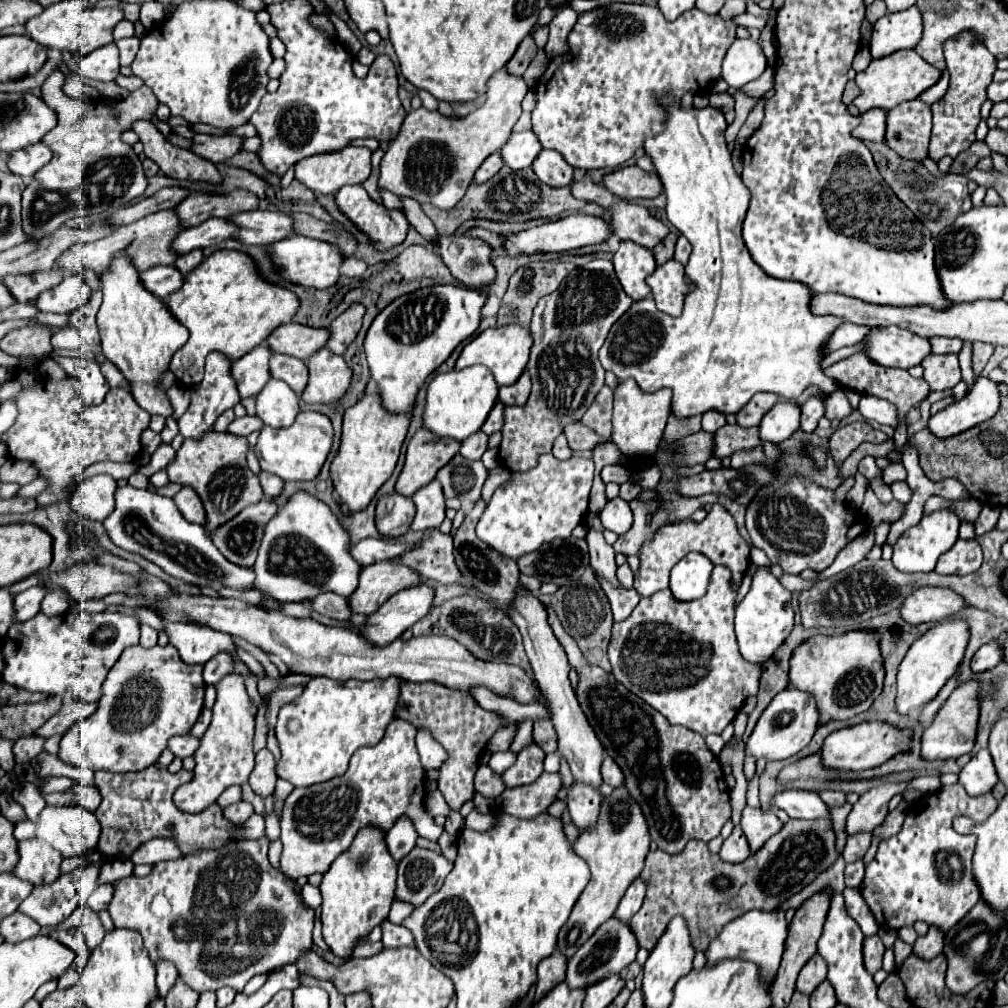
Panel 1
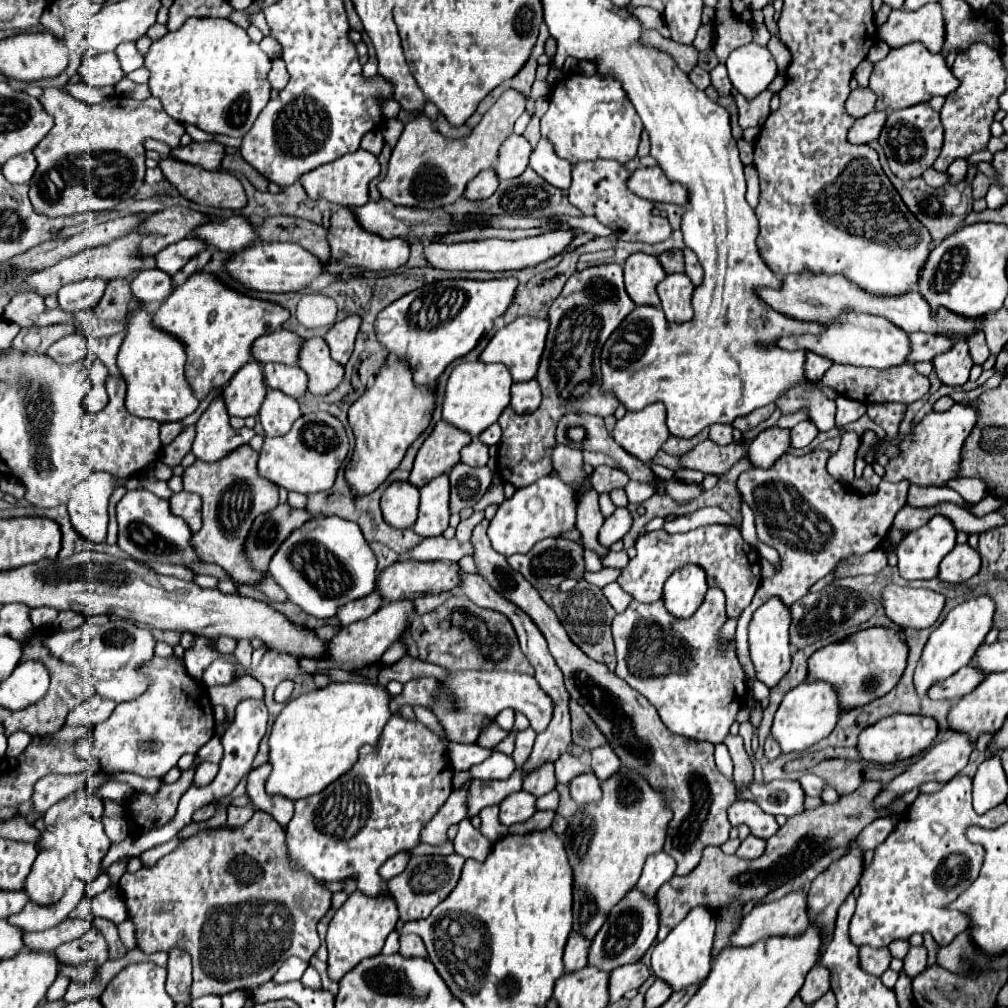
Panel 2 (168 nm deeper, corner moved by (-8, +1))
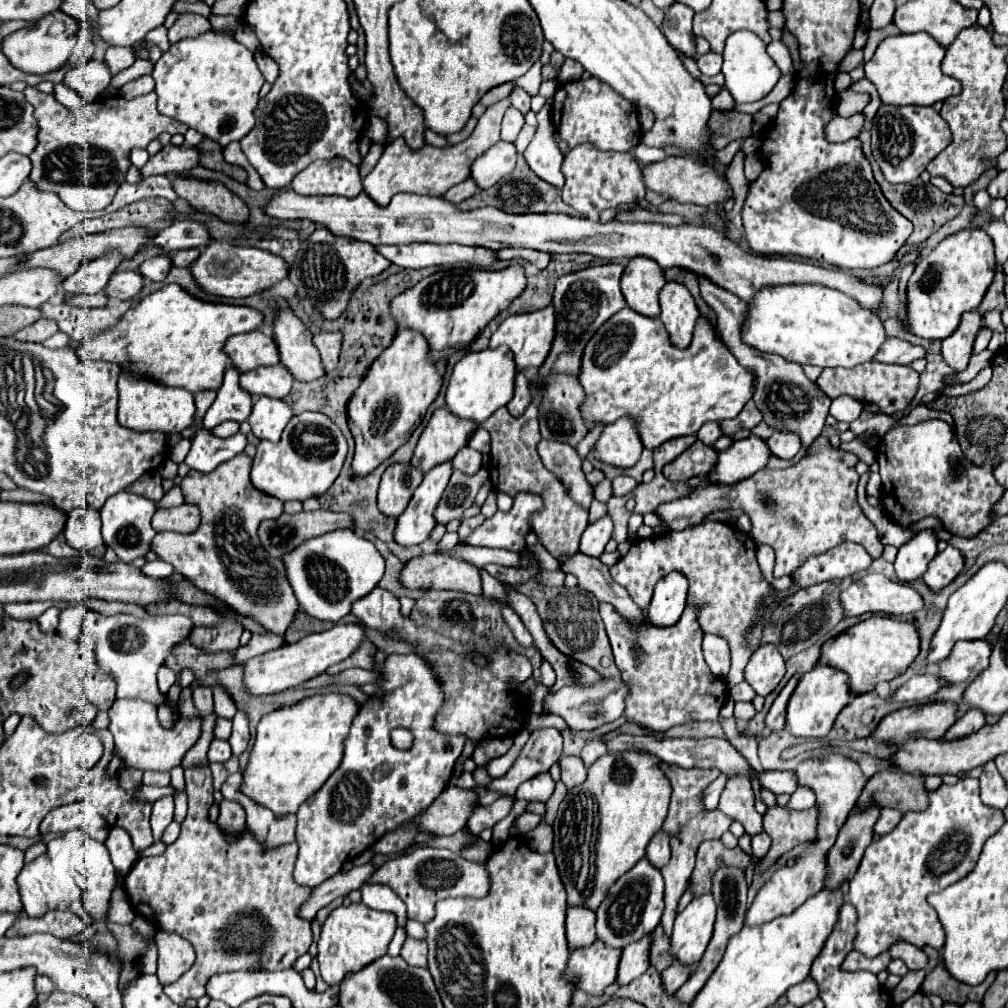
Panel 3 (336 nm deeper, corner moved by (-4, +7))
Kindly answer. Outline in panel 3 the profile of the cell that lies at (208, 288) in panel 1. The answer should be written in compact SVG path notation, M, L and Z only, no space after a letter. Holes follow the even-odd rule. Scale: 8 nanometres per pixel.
M171 283L143 297L121 317L121 321L113 329L89 341L81 341L81 345L77 347L77 355L79 359L103 359L119 363L121 367L127 367L135 373L143 373L165 385L185 387L193 393L201 389L221 387L217 391L217 399L203 417L203 425L207 429L213 429L227 419L243 423L251 415L253 395L241 387L239 369L227 367L231 359L223 351L223 347L231 335L255 331L261 323L263 313L253 307L209 303L193 297L181 285Z

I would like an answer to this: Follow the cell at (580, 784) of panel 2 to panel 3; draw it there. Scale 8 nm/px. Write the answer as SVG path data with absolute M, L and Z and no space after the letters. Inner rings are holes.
M561 755L559 765L561 765L561 781L565 783L567 789L573 789L575 785L581 785L587 779L587 767L579 757Z

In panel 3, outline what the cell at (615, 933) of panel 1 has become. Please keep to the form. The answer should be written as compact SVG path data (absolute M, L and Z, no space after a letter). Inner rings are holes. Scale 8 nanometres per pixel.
M641 859L635 869L621 875L619 881L613 883L605 901L597 911L597 937L613 949L623 949L633 941L651 935L651 931L659 925L663 915L663 877L659 869L653 869L651 863Z

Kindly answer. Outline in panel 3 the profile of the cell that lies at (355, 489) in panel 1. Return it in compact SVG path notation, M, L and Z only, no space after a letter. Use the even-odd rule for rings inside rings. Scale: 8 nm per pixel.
M399 329L393 343L373 361L359 389L347 405L351 433L355 435L355 455L351 469L365 477L387 461L421 425L427 407L437 399L441 389L441 375L429 359L429 347L423 335L411 329Z

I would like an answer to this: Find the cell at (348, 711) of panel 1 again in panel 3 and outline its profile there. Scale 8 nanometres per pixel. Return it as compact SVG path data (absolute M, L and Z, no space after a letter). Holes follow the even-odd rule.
M345 693L313 695L267 713L257 725L257 741L243 773L243 793L271 807L275 815L295 813L341 765L343 745L357 713L357 701Z

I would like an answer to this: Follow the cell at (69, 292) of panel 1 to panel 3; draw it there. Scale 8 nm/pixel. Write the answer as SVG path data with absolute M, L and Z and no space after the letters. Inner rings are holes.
M119 253L103 255L103 259L93 259L91 263L83 263L83 267L79 267L79 271L75 271L73 275L69 275L63 281L63 291L71 293L71 295L99 293L99 291L103 291L103 287L107 285L109 277L113 275L113 271L119 263L121 263Z

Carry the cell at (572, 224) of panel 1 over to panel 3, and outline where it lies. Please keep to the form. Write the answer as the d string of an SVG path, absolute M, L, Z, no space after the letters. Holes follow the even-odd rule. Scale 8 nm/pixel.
M409 243L399 247L377 247L381 255L385 255L391 263L405 269L423 269L433 265L449 265L449 263L471 263L489 267L499 261L495 249L489 247L469 247L469 245L435 245L435 243Z

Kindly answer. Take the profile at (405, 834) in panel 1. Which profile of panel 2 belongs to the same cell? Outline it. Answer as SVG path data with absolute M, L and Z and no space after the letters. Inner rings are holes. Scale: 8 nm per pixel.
M397 853L395 857L387 859L387 861L379 867L379 875L383 877L383 881L389 881L391 877L399 875L399 873L405 869L407 861L409 861L409 853Z

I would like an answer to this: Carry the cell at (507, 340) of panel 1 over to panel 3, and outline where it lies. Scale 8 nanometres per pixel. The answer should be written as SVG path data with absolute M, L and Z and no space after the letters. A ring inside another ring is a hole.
M545 307L545 309L539 309L535 313L523 313L523 315L513 315L513 317L507 317L499 327L497 331L491 335L491 341L489 341L489 347L495 349L499 345L507 345L513 355L515 355L515 365L517 365L517 371L523 371L523 369L537 369L543 365L543 359L547 357L547 351L551 349L551 339L553 339L553 333L555 333L555 311L553 307Z

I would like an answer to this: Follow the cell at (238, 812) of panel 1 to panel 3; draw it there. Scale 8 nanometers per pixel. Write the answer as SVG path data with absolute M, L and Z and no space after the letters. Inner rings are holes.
M223 799L223 801L219 803L219 809L221 809L221 813L219 813L217 823L219 823L219 827L223 827L225 833L237 835L239 831L243 831L245 811L243 811L243 807L241 807L239 803Z

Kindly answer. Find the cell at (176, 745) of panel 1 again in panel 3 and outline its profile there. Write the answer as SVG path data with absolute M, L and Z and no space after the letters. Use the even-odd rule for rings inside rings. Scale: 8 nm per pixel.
M213 739L209 747L209 761L227 761L231 757L231 747L227 741Z

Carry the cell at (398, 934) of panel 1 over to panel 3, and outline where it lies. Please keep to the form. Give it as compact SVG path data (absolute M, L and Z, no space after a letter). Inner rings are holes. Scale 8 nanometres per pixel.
M407 937L401 949L401 957L413 967L427 967L427 943L423 939Z

